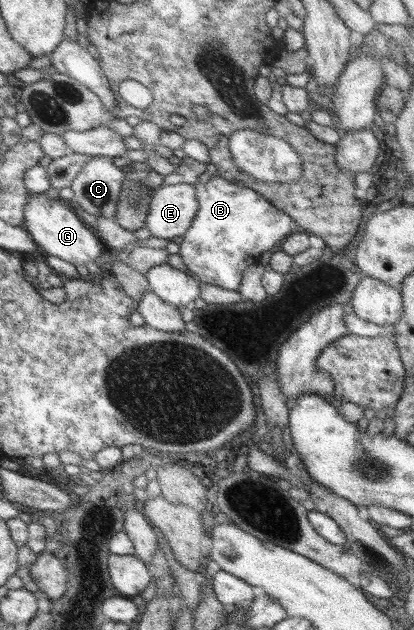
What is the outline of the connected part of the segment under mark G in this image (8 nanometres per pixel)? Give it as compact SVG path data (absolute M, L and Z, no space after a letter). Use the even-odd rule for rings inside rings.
M31 194L29 202L23 208L23 223L21 225L38 247L47 254L63 259L67 263L86 265L96 261L103 251L103 242L97 233L83 222L83 219L67 204L66 201L50 200L47 194Z

